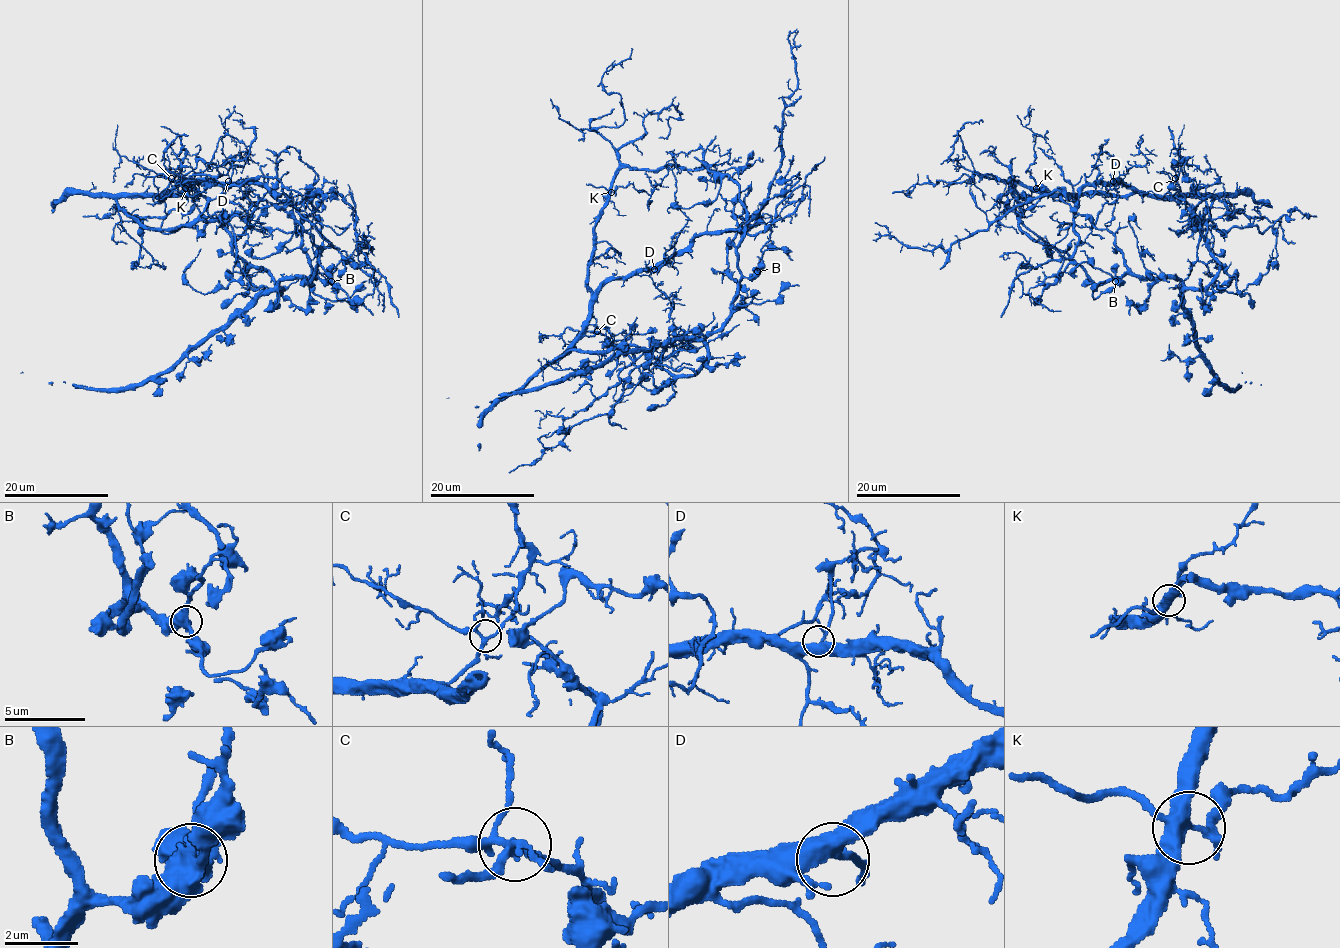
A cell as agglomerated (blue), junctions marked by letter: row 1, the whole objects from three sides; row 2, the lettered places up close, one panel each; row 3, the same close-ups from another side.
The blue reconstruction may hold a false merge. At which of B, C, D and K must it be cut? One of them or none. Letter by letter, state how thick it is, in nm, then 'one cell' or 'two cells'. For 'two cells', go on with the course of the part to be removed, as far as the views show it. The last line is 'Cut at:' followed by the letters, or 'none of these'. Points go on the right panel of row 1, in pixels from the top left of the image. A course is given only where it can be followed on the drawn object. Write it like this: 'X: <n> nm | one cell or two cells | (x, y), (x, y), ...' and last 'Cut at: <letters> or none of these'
B: 480 nm | one cell
C: 220 nm | one cell
D: 400 nm | one cell
K: 420 nm | one cell
Cut at: none of these

